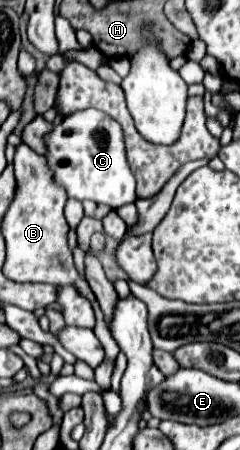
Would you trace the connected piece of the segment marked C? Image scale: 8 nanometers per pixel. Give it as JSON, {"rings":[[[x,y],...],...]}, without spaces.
{"rings":[[[80,110],[62,118],[44,136],[46,160],[54,172],[54,182],[62,186],[68,198],[94,200],[116,210],[122,204],[136,202],[136,180],[126,162],[126,144],[122,126],[100,110]]]}

